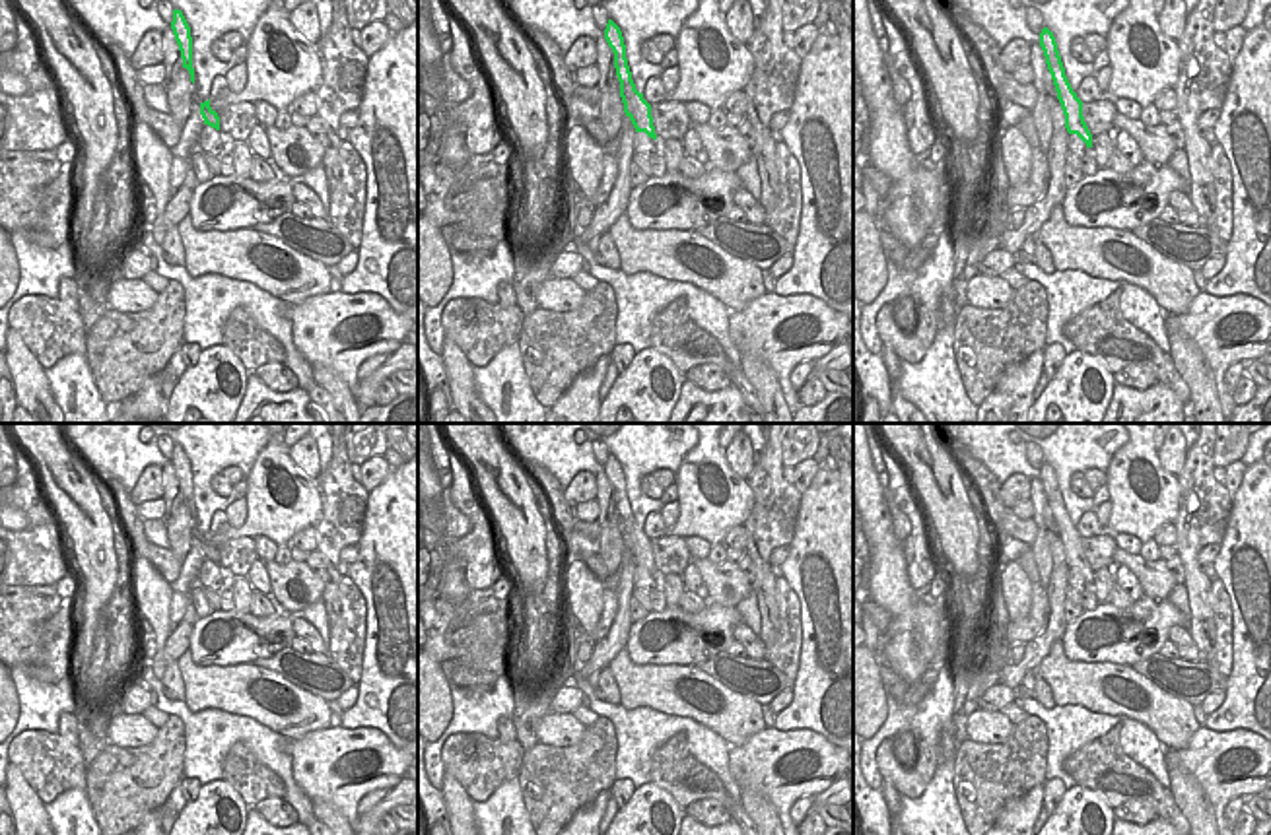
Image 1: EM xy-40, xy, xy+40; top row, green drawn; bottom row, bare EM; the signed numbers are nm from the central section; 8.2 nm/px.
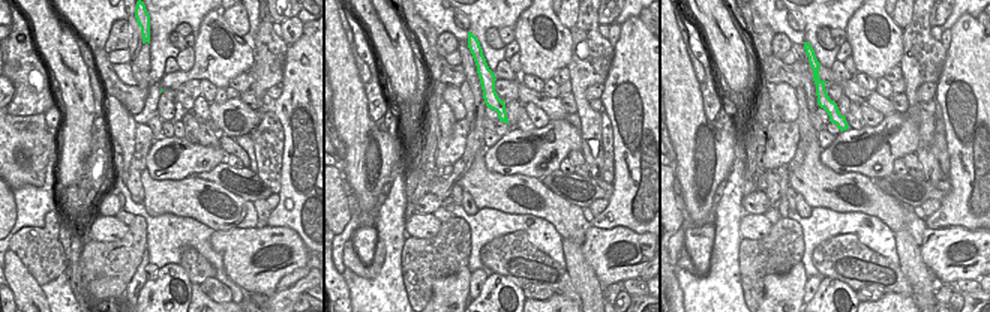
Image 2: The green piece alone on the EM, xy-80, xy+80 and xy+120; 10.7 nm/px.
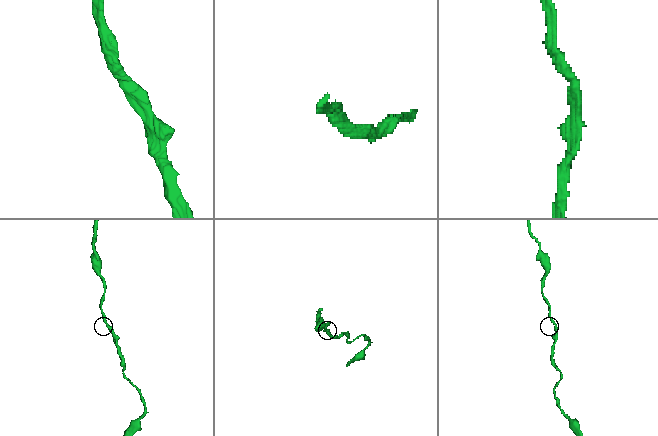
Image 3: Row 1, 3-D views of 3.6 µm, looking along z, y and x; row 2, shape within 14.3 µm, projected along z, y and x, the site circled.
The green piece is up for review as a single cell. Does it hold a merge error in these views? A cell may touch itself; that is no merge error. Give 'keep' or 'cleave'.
keep

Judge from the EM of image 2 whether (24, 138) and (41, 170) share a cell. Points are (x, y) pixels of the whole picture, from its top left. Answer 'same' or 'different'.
same

